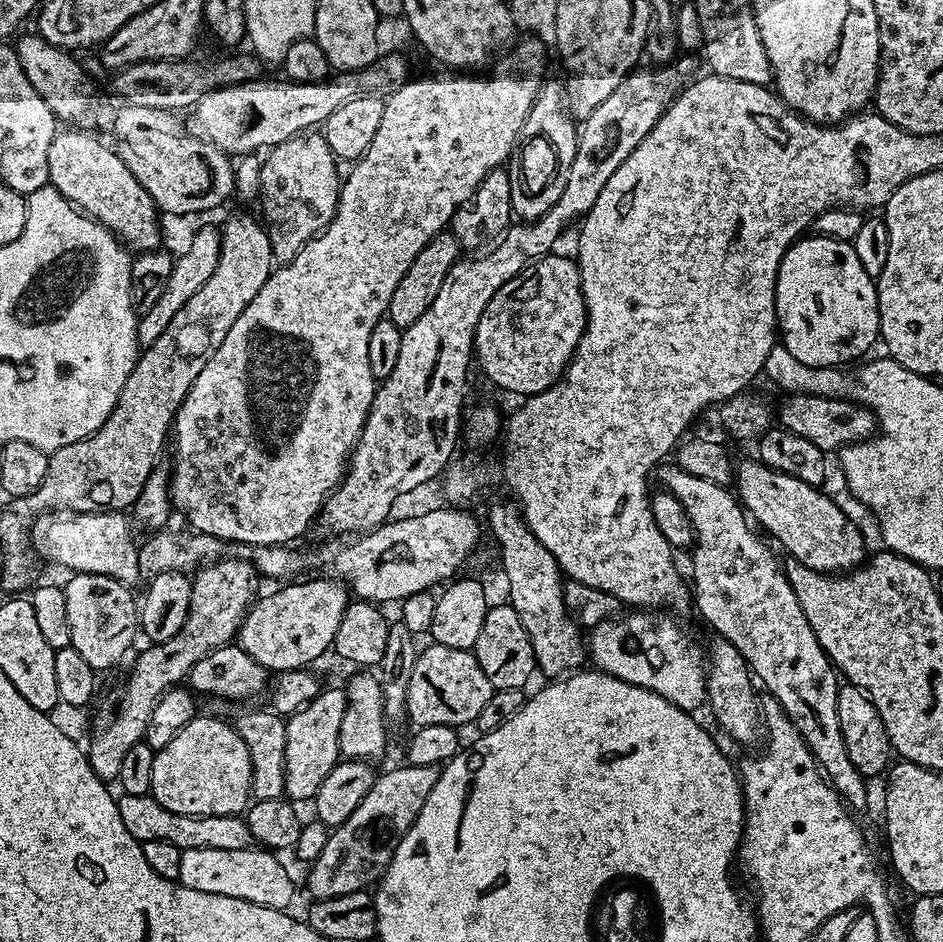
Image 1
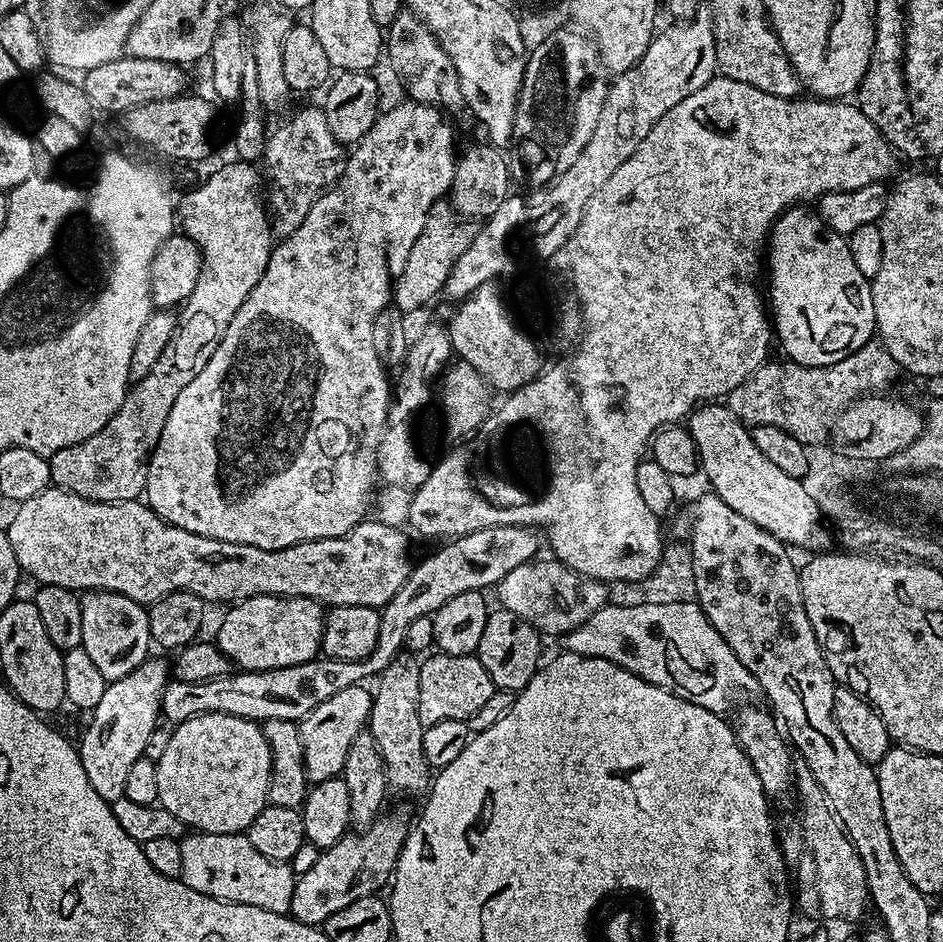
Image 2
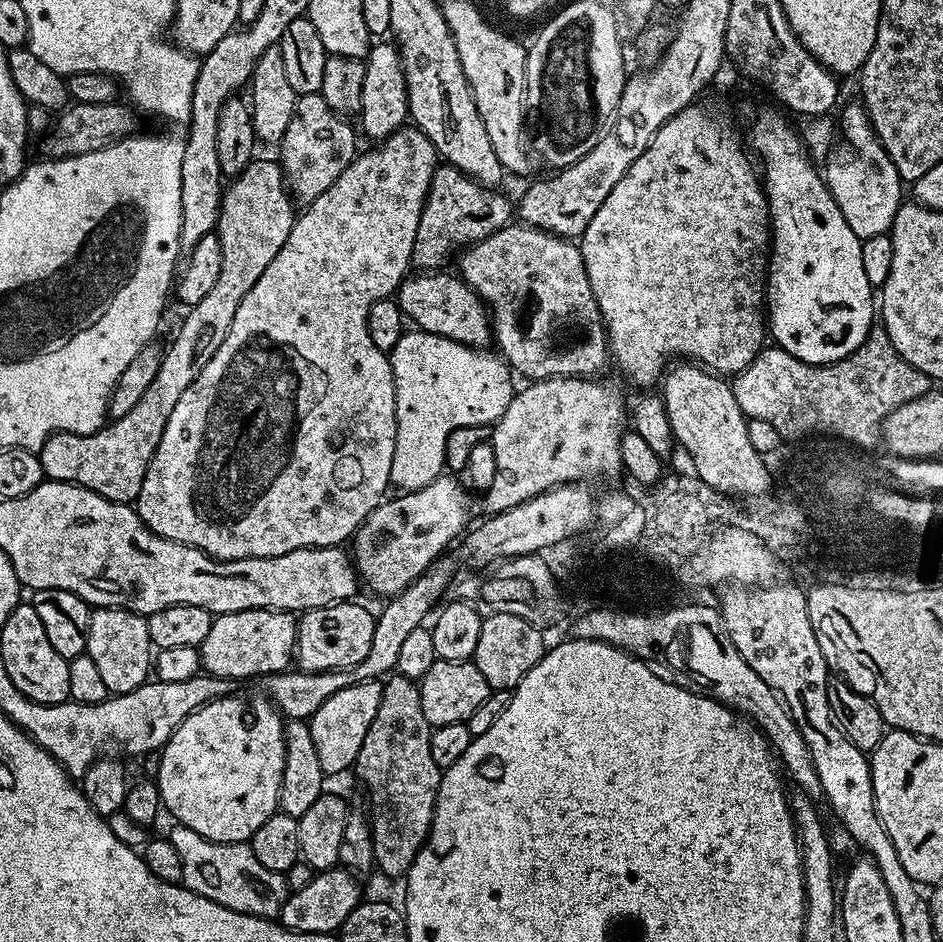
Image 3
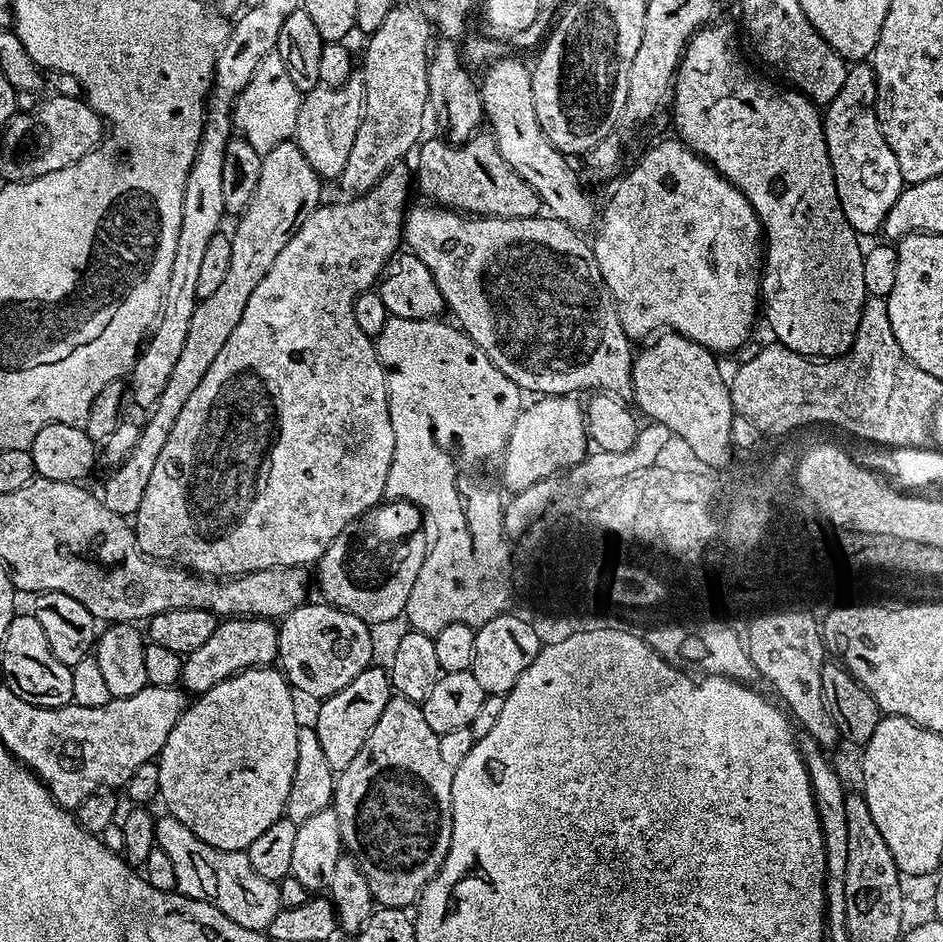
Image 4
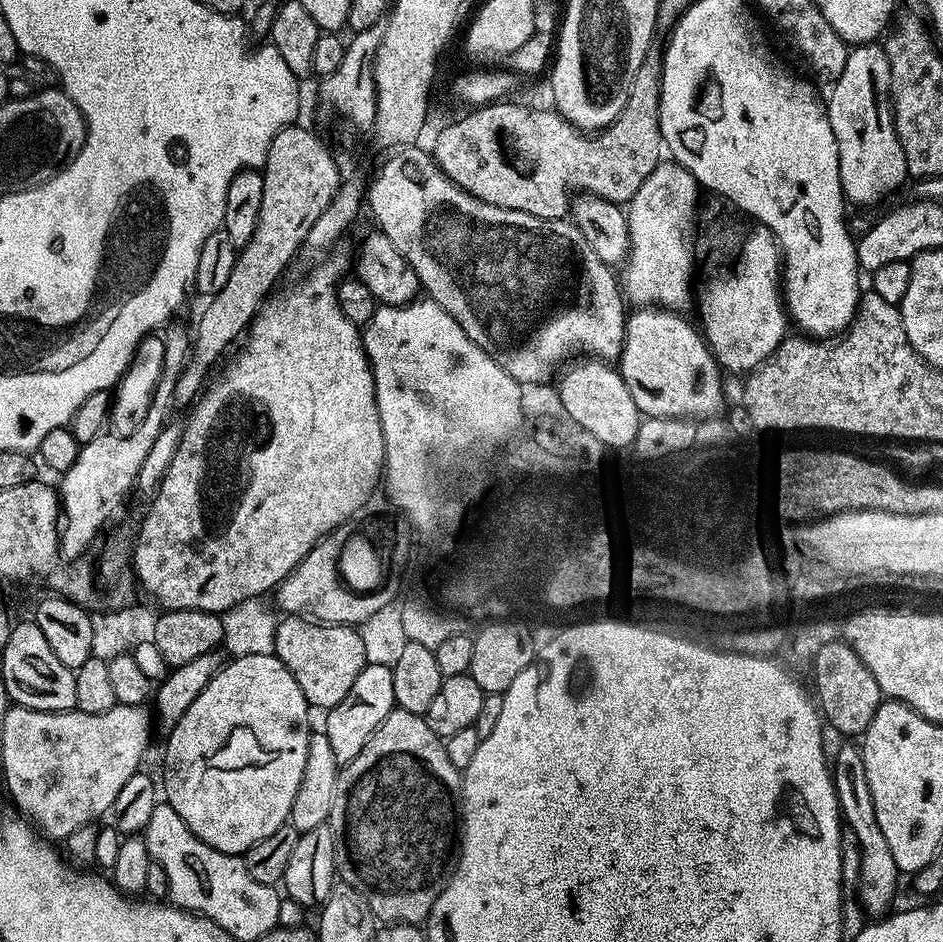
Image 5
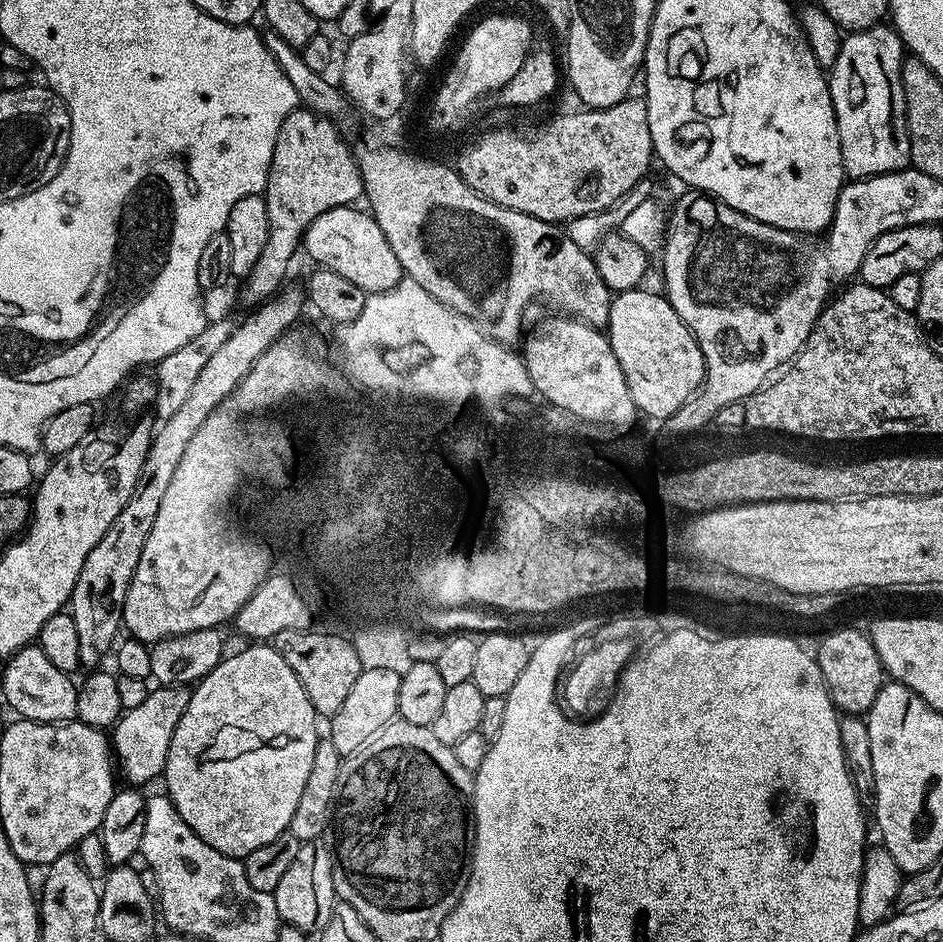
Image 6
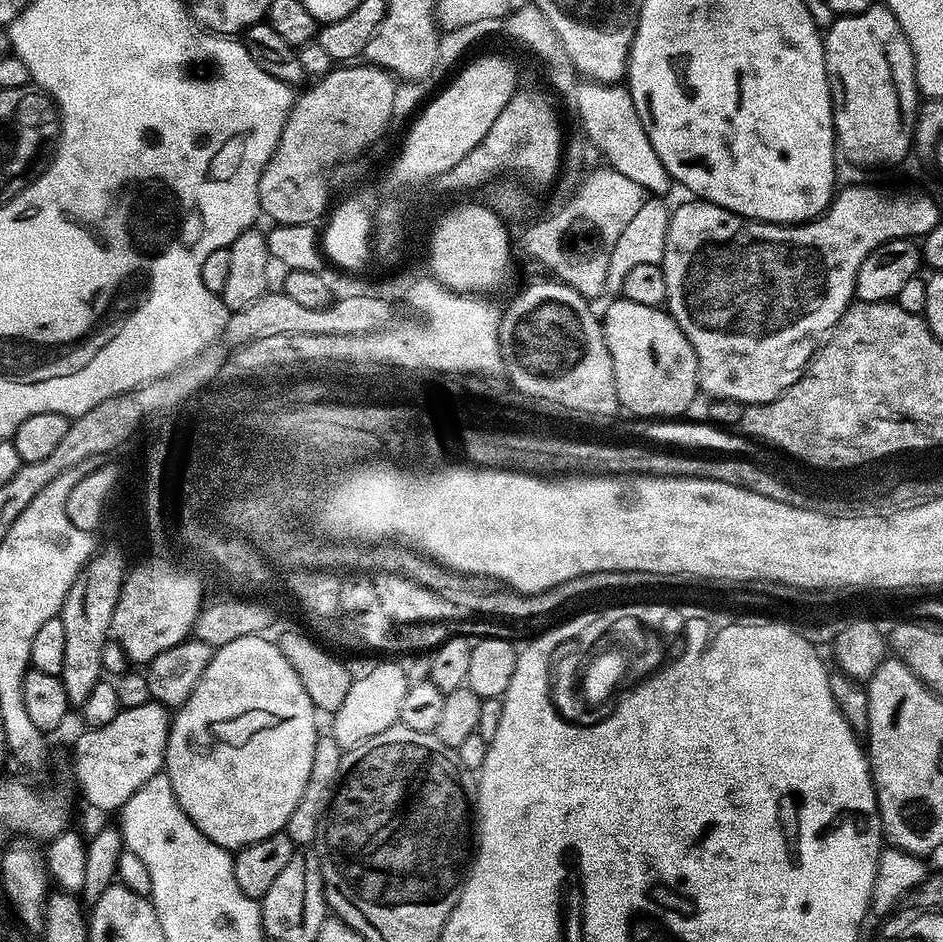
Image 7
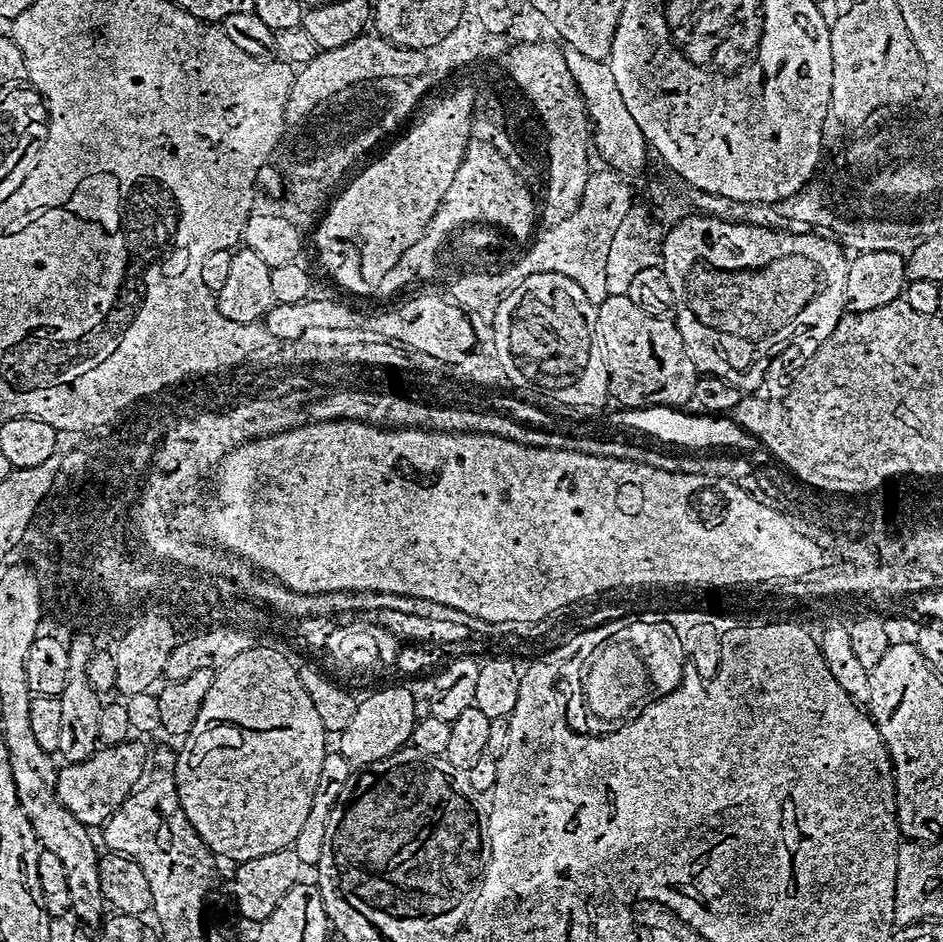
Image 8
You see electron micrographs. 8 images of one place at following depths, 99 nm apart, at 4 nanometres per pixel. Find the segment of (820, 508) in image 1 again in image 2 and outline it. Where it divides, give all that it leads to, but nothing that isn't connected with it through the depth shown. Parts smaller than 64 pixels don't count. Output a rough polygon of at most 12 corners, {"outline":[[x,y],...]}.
{"outline":[[709,402],[686,427],[726,506],[793,549],[834,536],[802,480]]}

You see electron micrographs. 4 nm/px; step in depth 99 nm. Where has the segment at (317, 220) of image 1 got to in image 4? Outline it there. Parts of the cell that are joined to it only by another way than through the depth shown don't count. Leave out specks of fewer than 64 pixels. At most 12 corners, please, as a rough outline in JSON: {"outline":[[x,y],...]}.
{"outline":[[363,71],[301,95],[294,139],[321,181],[342,174]]}

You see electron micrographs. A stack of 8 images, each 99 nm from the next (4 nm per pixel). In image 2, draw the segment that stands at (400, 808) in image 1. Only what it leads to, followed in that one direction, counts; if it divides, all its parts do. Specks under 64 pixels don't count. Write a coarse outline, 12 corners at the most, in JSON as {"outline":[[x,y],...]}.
{"outline":[[385,811],[296,877],[292,919],[322,926],[391,881],[409,831]]}

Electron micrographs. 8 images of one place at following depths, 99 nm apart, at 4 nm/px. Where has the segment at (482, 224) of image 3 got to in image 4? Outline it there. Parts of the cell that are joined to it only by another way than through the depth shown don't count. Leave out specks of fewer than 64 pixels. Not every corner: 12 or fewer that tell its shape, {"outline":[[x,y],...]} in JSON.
{"outline":[[495,136],[425,139],[414,184],[439,207],[526,218],[540,196]]}

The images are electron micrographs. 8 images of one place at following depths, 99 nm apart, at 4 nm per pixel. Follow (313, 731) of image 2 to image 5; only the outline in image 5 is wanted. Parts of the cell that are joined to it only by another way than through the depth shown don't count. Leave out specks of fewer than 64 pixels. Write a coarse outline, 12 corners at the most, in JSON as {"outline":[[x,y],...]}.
{"outline":[[367,663],[322,730],[341,766],[397,707],[391,667]]}

